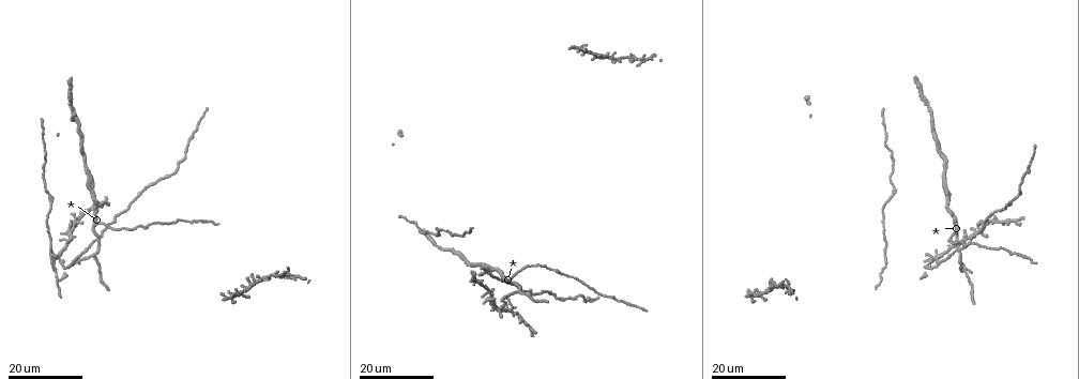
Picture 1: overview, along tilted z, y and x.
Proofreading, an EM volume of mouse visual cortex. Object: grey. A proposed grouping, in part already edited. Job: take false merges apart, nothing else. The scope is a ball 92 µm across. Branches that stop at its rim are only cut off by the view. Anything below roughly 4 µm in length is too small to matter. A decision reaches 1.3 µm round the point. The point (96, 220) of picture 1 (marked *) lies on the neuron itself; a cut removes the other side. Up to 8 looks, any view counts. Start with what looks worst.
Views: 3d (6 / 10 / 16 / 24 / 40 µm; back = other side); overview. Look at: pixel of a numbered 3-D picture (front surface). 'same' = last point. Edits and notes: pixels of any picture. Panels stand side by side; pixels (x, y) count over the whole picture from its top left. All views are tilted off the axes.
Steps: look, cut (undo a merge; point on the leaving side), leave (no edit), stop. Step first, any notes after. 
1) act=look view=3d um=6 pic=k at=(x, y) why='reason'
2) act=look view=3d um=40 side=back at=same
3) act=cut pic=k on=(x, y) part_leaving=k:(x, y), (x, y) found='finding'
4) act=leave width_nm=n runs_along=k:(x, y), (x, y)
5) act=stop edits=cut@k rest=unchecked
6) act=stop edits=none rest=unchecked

act=look view=3d um=16 pic=1 at=(98, 241) why='looks like a crossing'

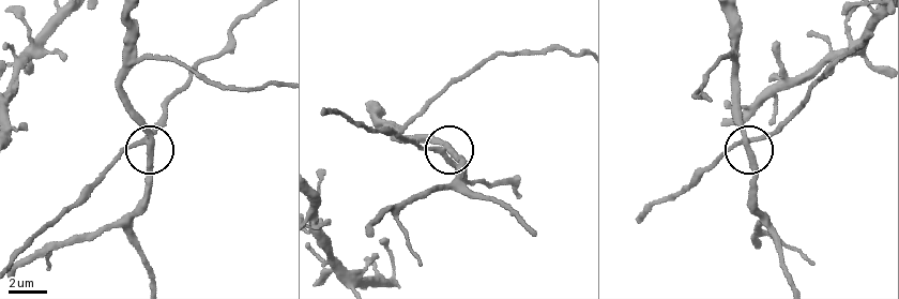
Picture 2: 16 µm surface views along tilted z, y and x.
act=look view=3d um=6 pic=2 at=(441, 149)

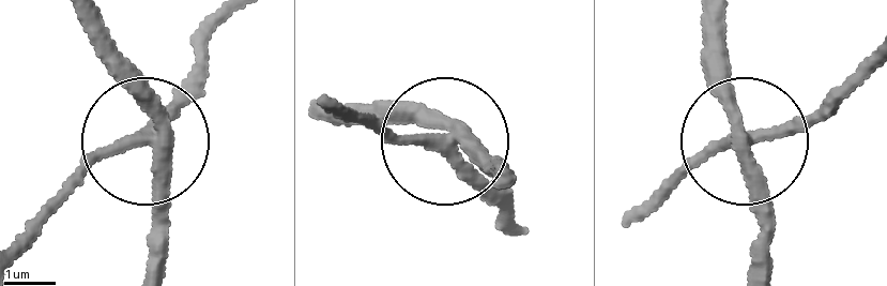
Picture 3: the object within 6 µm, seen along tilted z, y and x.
act=cut pic=3 on=(82, 155) width_nm=290 part_leaving=3:(151, 135), (83, 155), (14, 239) found='two neurons meet here'

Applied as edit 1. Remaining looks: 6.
act=look view=overview why='redraw'

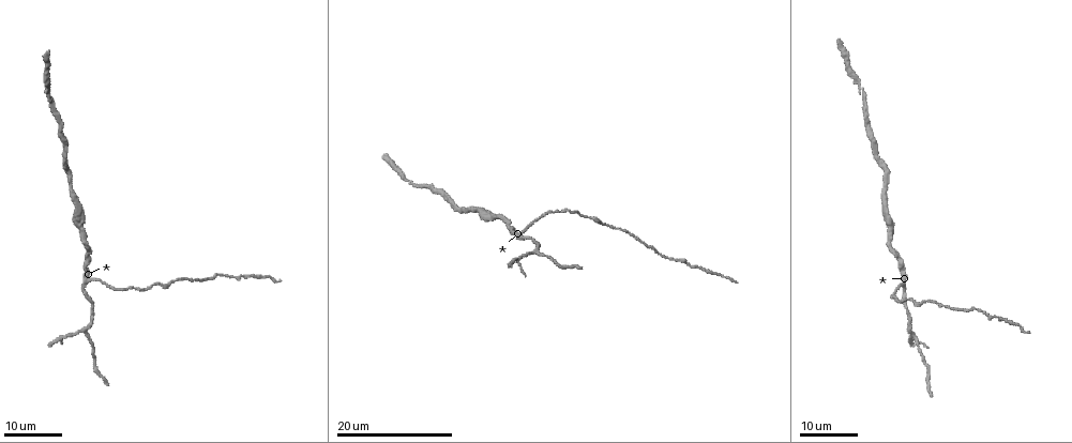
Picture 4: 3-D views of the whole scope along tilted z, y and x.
act=look view=3d um=16 pic=4 at=(85, 332) why='three arms meet'

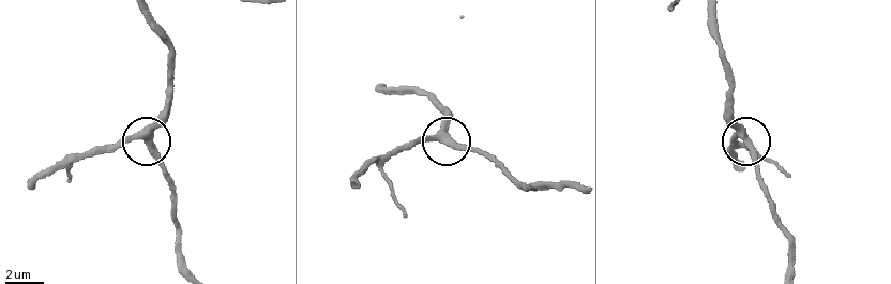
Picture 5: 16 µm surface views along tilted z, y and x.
act=look view=3d um=6 pic=5 at=(439, 140)

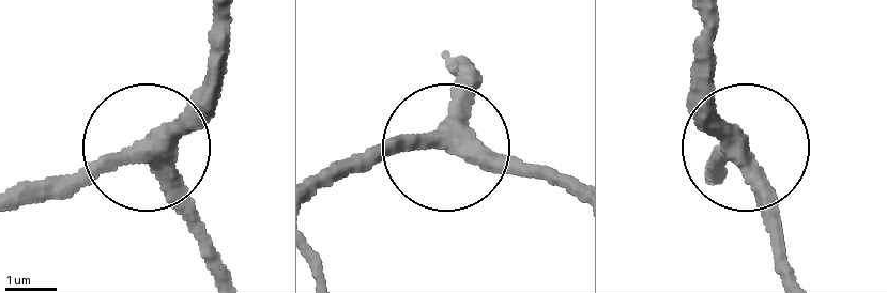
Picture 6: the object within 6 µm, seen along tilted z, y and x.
act=leave side_arm_um=7 runs_along=6:(213, 18), (211, 93), (192, 116), (144, 147), (26, 181) found='one neuron here'

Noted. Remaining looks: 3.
act=stop edits=cut@3 rest=unchecked

